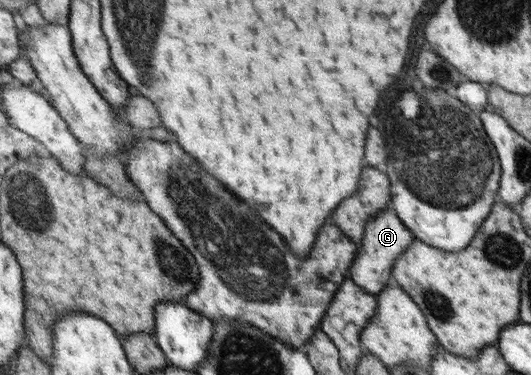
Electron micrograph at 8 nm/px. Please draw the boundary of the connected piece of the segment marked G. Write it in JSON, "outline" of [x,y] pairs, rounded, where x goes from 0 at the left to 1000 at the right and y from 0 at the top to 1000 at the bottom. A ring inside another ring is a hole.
{"outline":[[[725,555],[719,565],[710,565],[699,589],[691,587],[691,632],[684,632],[674,651],[672,680],[659,707],[659,739],[676,763],[682,763],[691,781],[710,787],[740,752],[740,707],[759,672],[770,664],[780,637],[766,600],[736,555]]]}

